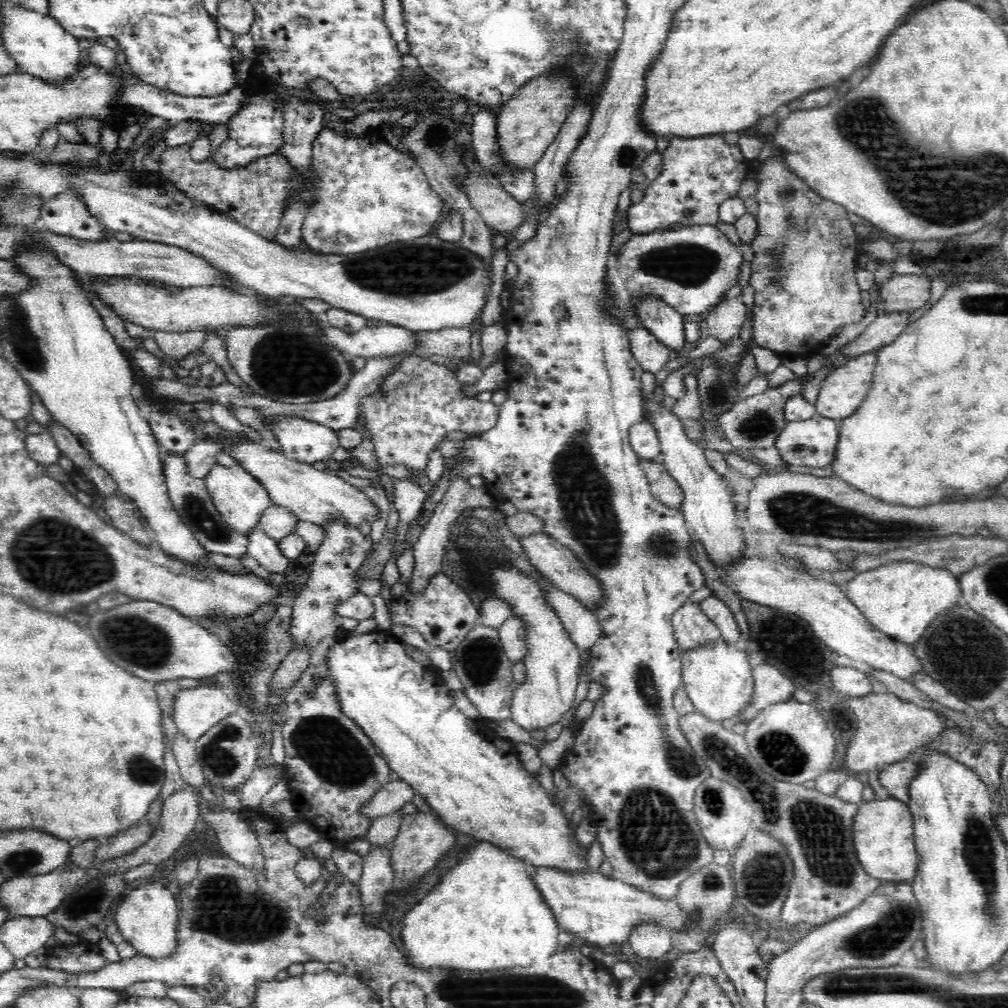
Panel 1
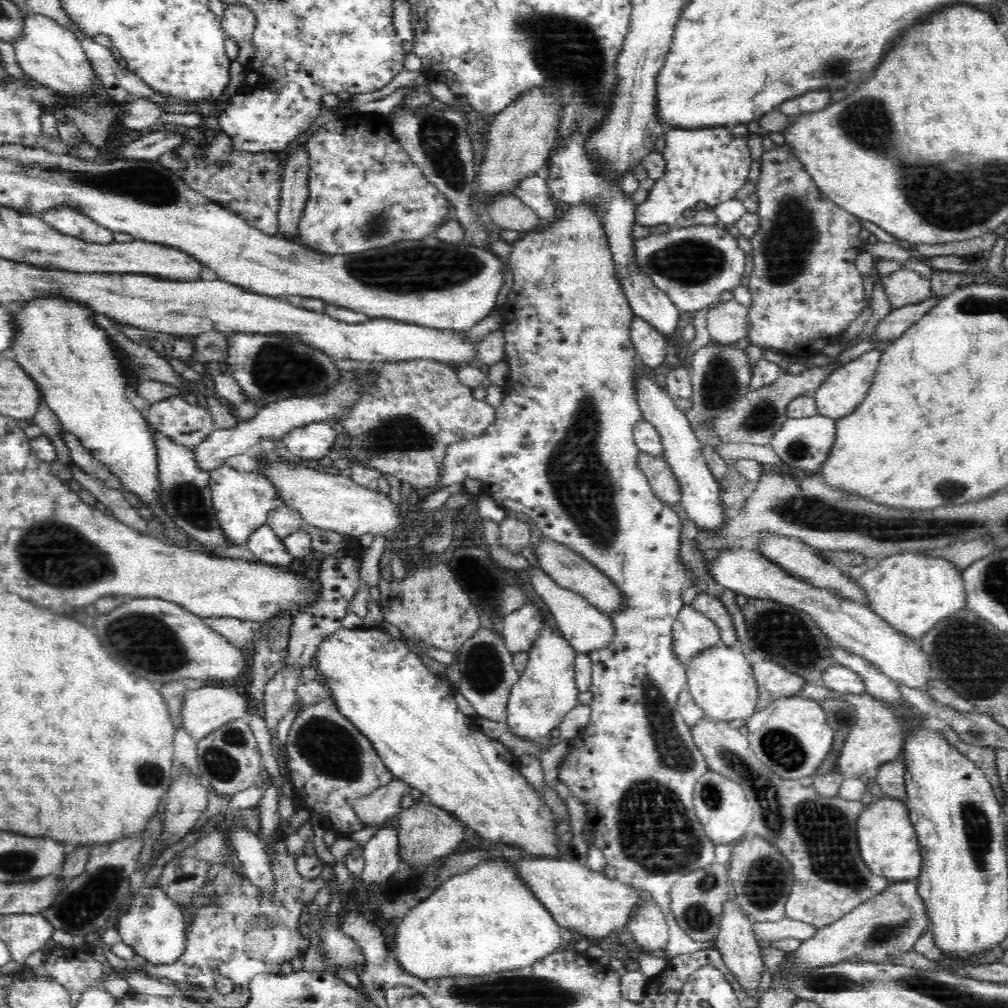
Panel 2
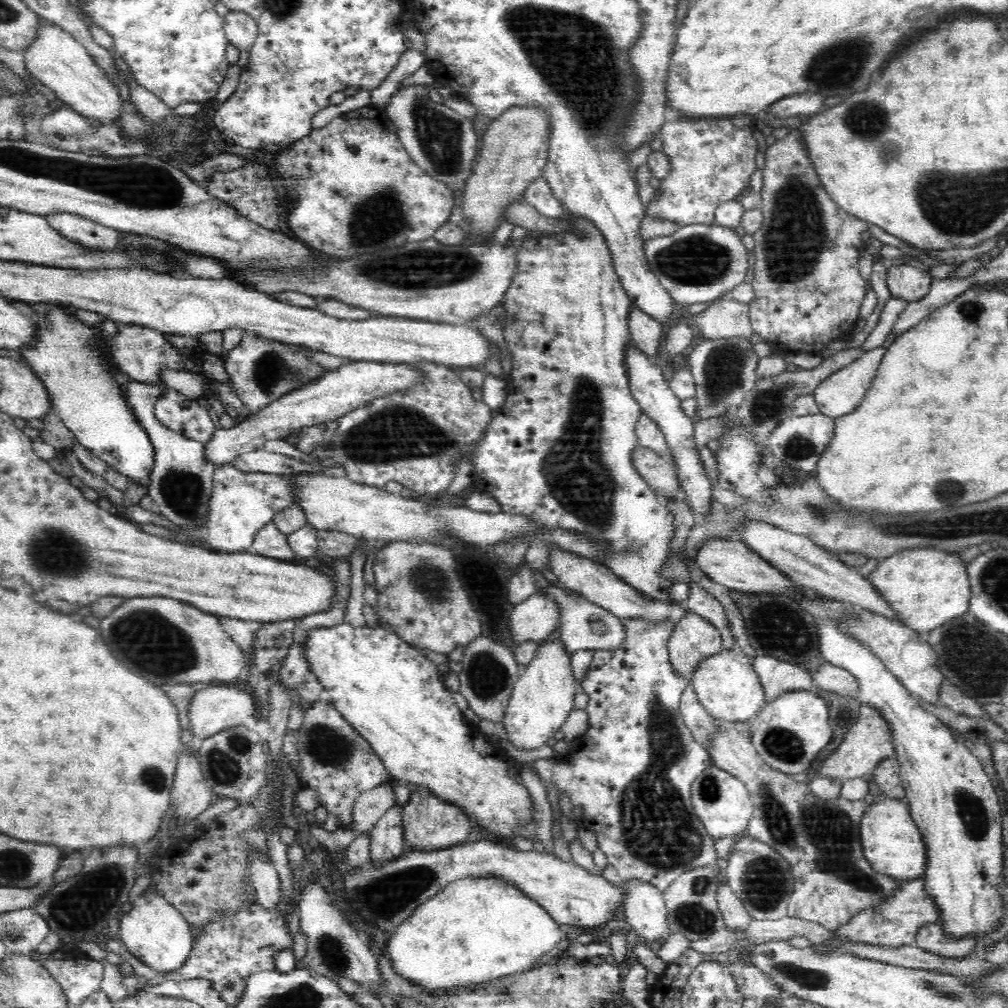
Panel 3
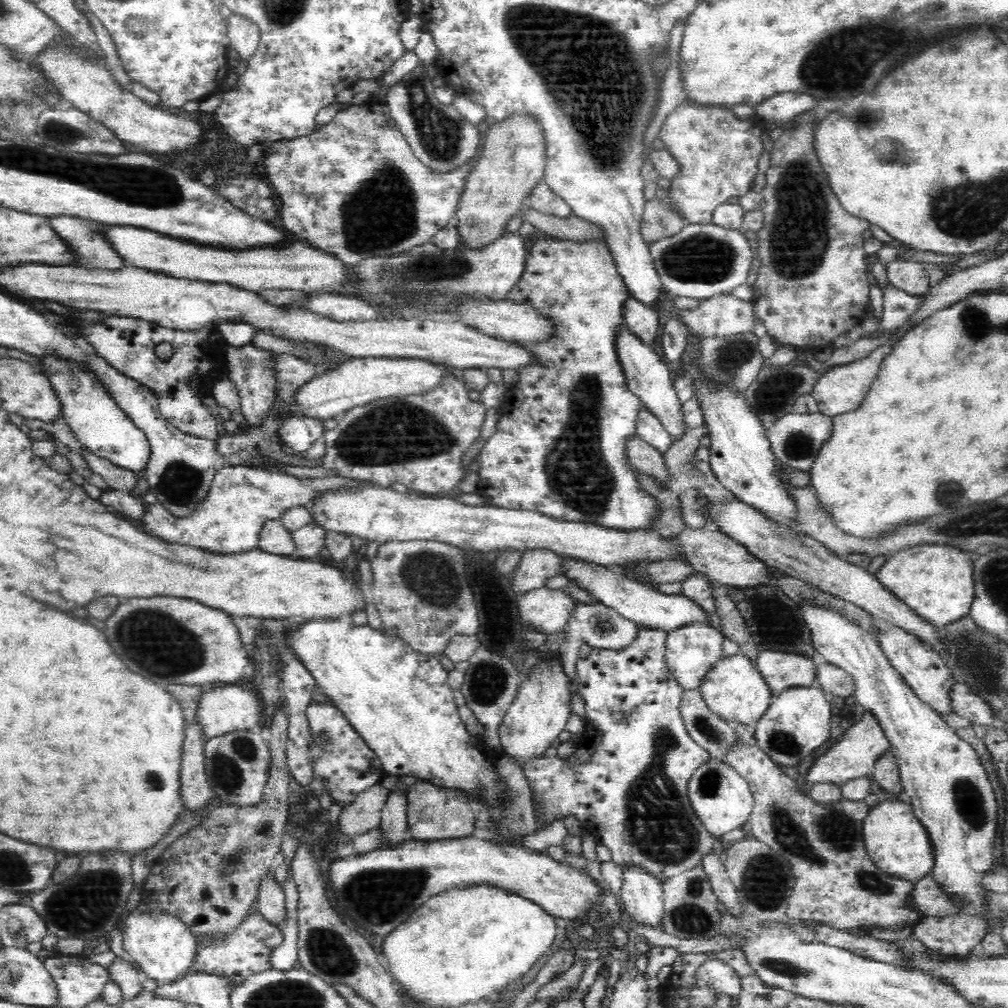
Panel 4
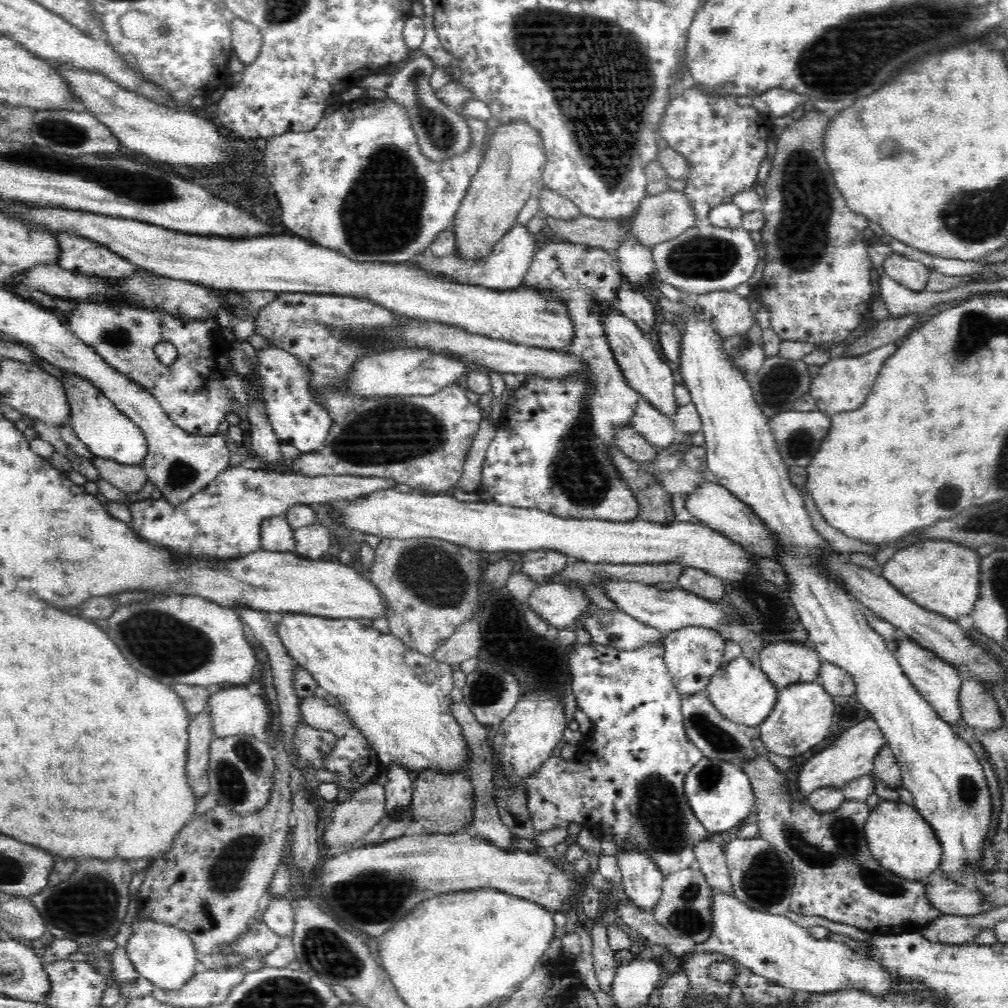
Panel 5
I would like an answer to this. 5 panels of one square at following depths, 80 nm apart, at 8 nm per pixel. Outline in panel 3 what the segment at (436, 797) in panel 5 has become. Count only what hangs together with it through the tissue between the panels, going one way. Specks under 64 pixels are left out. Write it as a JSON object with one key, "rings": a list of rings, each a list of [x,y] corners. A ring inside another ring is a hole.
{"rings":[[[422,787],[413,788],[409,801],[401,807],[402,842],[410,854],[440,854],[468,842],[471,822],[452,805],[442,804],[430,791]]]}

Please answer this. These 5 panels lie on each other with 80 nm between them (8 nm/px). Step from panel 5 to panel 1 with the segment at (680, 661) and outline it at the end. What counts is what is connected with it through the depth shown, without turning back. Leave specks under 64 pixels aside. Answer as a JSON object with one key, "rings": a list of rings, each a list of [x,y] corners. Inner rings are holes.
{"rings":[[[687,601],[671,618],[682,652],[721,639],[718,625],[702,610],[701,603]]]}

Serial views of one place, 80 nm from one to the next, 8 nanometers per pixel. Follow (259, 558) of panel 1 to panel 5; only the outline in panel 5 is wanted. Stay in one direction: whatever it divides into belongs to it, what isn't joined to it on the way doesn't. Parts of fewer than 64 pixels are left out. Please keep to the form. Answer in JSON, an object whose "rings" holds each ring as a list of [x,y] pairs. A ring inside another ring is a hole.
{"rings":[[[284,514],[262,521],[261,548],[272,552],[294,552],[294,531]]]}

